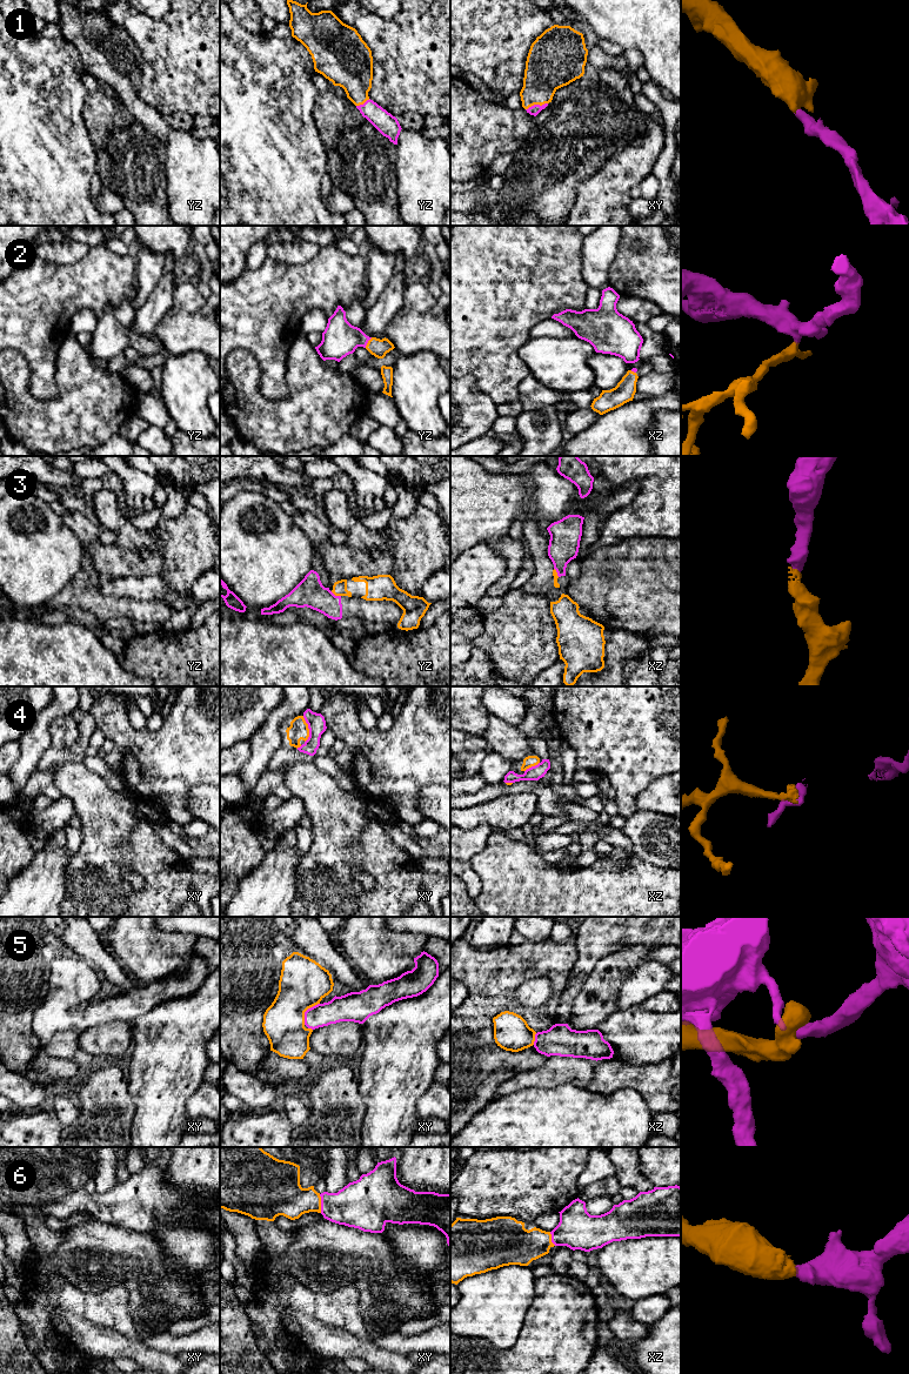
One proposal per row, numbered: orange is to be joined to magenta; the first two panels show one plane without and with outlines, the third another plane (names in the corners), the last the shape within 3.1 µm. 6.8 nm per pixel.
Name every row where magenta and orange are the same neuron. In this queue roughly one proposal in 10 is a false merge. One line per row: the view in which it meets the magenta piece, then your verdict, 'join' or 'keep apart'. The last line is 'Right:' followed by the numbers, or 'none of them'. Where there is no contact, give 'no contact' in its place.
1: contact in xy; join
2: contact in yz; join
3: contact in yz; keep apart
4: contact in xy; keep apart
5: contact in xy; join
6: contact in xy; join
Right: 1, 2, 5, 6

